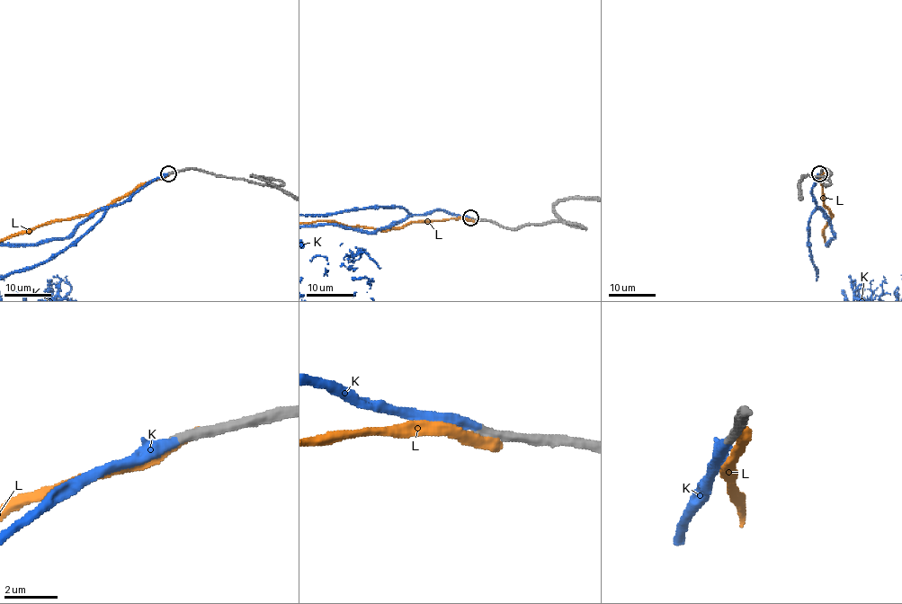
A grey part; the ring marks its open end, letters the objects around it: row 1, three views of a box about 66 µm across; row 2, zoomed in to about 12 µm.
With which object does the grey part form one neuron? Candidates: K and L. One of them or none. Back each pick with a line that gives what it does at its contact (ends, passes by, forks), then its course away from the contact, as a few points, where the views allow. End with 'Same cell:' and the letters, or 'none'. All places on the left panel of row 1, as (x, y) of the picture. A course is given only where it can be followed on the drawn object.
K: it ends
Same cell: K

